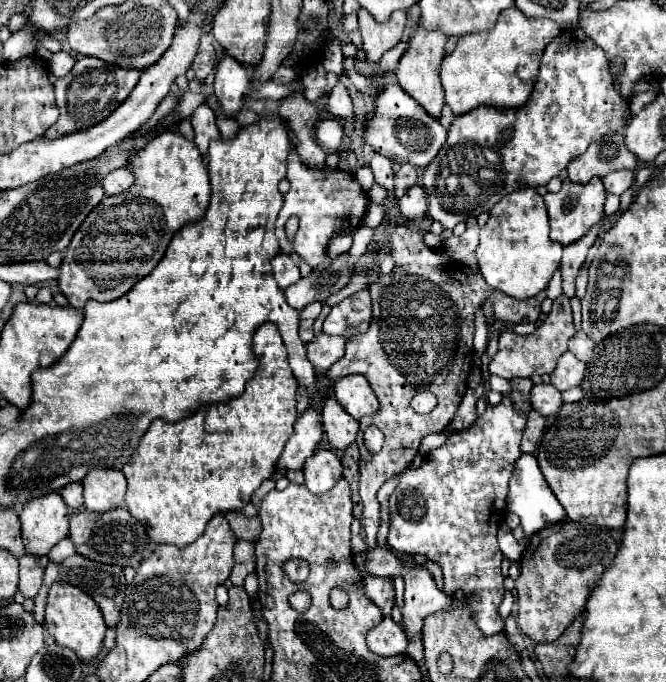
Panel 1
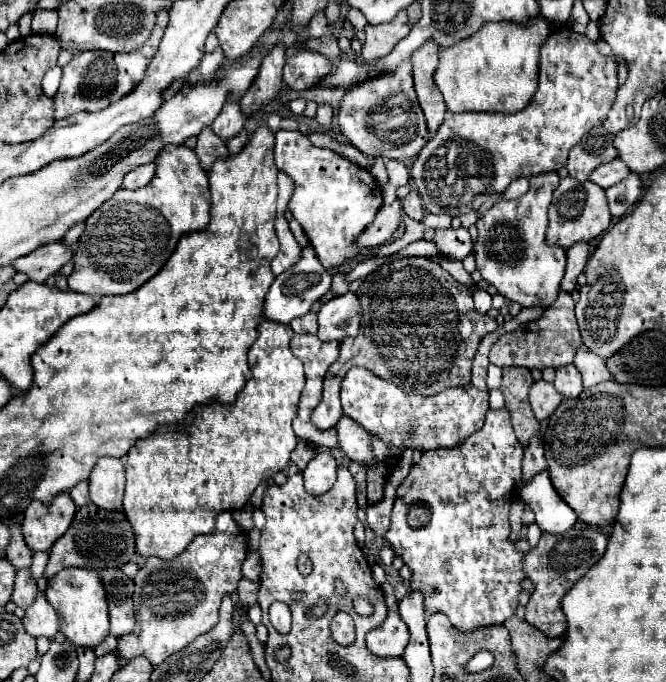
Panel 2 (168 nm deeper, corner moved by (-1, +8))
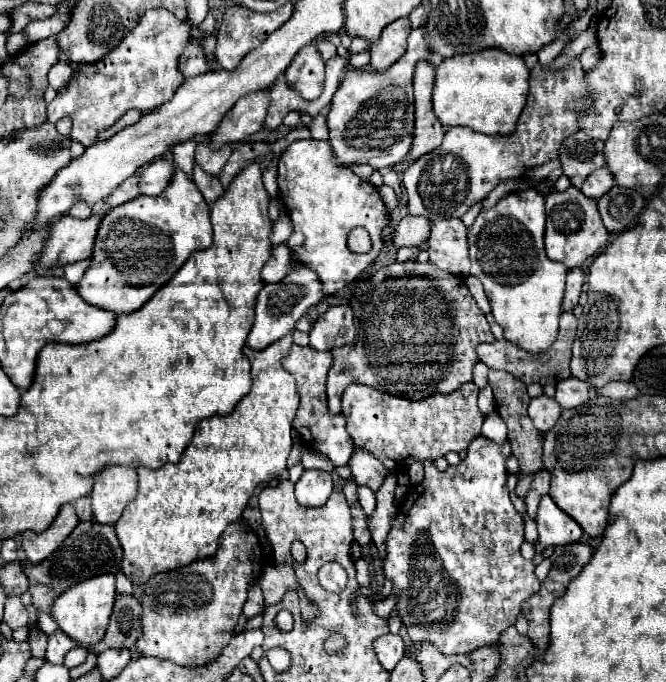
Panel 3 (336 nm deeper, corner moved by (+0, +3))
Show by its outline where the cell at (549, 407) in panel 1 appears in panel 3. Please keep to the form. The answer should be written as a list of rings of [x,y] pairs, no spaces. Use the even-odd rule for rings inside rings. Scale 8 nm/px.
[[[538,396],[538,398],[532,398],[530,406],[528,406],[528,416],[532,420],[532,424],[542,432],[546,434],[560,418],[560,404],[554,400],[554,398],[548,398],[548,396]]]

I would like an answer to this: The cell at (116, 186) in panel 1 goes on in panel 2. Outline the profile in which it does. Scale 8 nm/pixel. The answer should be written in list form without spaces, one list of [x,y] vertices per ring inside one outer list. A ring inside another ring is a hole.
[[[145,163],[145,165],[139,165],[135,167],[133,171],[129,171],[125,177],[123,177],[123,187],[125,189],[139,189],[139,187],[145,187],[155,175],[155,163]]]

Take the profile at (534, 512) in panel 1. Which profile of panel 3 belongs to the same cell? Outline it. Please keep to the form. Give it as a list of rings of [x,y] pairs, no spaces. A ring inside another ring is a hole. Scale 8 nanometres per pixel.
[[[544,496],[540,500],[540,508],[538,508],[538,516],[536,516],[536,524],[538,524],[538,544],[536,550],[542,552],[548,546],[562,546],[562,544],[574,544],[582,538],[584,530],[568,516],[564,514],[550,496]]]

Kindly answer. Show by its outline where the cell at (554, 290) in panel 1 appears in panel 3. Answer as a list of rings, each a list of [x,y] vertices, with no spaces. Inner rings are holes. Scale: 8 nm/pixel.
[[[476,362],[476,366],[474,366],[474,380],[472,382],[478,388],[484,388],[486,386],[486,382],[488,382],[488,368],[486,368],[486,364]]]

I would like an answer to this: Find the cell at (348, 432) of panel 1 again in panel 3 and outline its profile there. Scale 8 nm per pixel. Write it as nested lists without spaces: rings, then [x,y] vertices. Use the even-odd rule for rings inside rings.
[[[354,450],[348,466],[352,468],[354,480],[362,486],[368,486],[372,492],[376,492],[382,486],[384,478],[390,472],[380,460],[370,456],[370,452],[358,452],[358,450]]]

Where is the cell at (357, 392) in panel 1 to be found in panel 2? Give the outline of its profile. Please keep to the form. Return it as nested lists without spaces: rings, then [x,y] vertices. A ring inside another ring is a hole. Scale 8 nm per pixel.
[[[355,367],[347,371],[341,383],[341,405],[347,417],[355,419],[365,431],[377,433],[383,441],[393,443],[395,447],[417,447],[419,451],[427,451],[433,447],[453,447],[479,431],[489,409],[489,393],[479,391],[469,383],[425,397],[419,393],[405,393],[375,373]],[[409,431],[413,431],[415,437],[407,437]]]

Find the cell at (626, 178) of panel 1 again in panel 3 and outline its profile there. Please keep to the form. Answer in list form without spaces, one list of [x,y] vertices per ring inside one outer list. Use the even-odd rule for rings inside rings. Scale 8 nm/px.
[[[600,168],[600,170],[594,170],[588,180],[582,184],[582,194],[592,198],[592,200],[598,200],[602,194],[606,194],[610,188],[614,186],[614,180],[608,172],[608,168]]]

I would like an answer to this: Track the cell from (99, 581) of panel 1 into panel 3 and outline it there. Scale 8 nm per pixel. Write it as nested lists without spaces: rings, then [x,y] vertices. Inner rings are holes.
[[[118,596],[106,636],[98,644],[90,646],[92,652],[100,654],[108,648],[134,648],[138,636],[142,634],[140,616],[142,606],[134,596]]]

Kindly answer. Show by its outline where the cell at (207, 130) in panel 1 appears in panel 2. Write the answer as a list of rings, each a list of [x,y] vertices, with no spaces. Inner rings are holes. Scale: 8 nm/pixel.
[[[203,127],[203,131],[199,133],[195,153],[197,153],[197,157],[201,159],[203,169],[207,169],[207,171],[209,171],[209,167],[211,167],[211,163],[213,163],[215,159],[219,159],[219,157],[223,157],[223,155],[229,155],[225,141],[223,141],[221,137],[217,137],[211,127]]]

